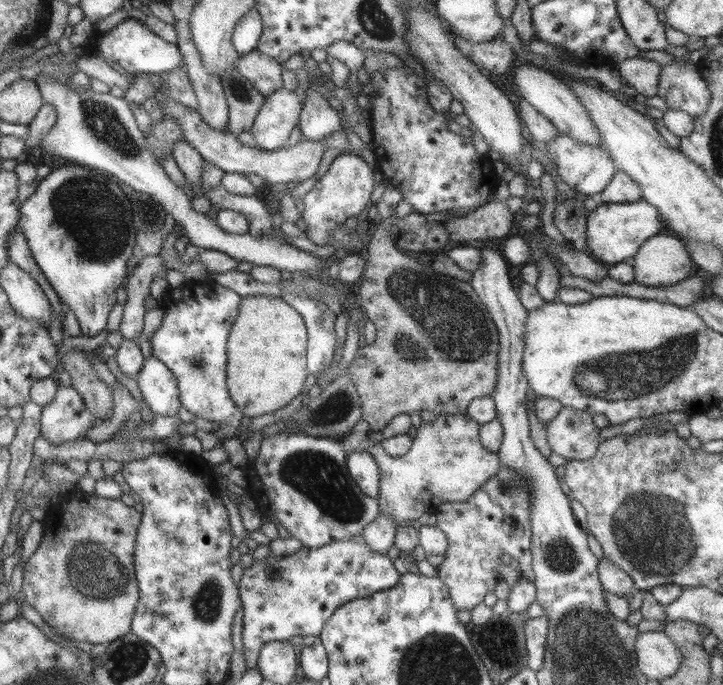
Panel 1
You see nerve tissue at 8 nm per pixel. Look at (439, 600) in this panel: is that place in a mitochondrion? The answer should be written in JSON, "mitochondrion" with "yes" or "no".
{"mitochondrion":"no"}

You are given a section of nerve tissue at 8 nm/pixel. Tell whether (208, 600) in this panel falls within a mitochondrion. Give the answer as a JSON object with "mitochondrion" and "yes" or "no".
{"mitochondrion":"yes"}

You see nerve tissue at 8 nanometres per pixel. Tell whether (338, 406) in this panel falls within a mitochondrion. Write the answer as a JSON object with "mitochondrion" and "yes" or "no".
{"mitochondrion":"yes"}

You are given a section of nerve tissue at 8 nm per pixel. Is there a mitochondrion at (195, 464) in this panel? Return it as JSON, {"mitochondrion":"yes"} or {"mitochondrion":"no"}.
{"mitochondrion":"no"}

